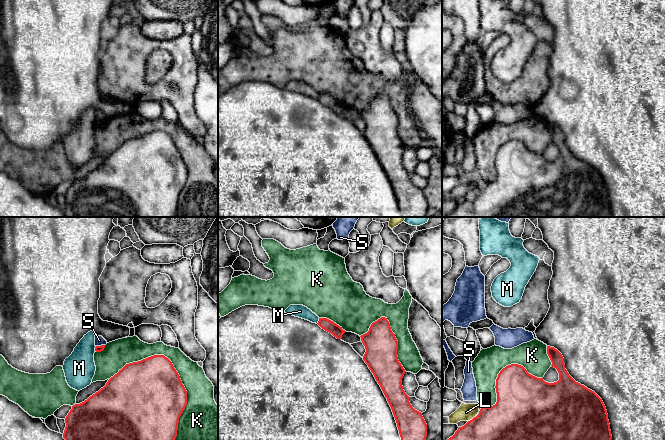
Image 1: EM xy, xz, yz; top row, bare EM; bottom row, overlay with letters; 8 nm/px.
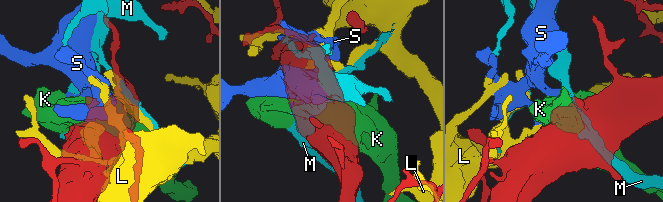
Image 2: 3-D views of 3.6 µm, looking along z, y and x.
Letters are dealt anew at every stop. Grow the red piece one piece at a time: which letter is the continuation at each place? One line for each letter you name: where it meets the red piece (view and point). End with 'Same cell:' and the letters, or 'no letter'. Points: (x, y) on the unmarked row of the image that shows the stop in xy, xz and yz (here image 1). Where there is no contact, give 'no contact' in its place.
Same cell: no letter

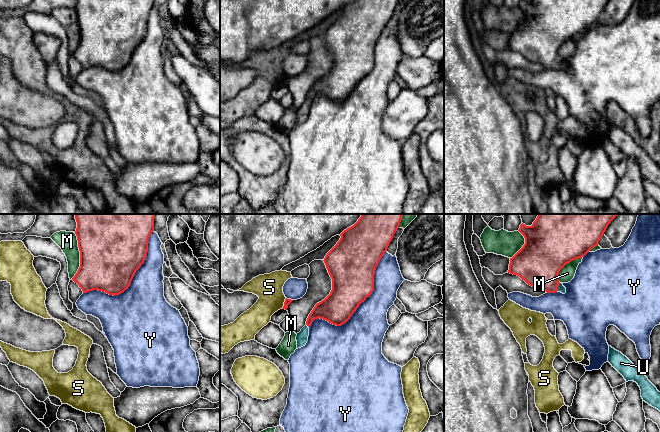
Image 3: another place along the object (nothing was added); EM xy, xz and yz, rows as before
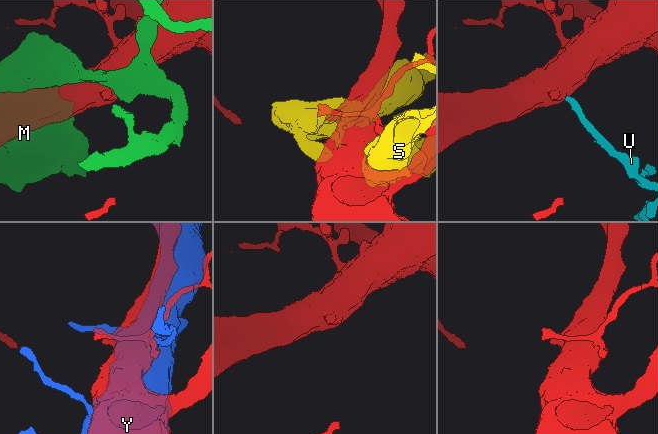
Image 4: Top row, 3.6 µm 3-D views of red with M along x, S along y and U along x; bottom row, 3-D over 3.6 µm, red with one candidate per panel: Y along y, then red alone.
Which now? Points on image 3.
U: yz (557, 63)
Same cell: U

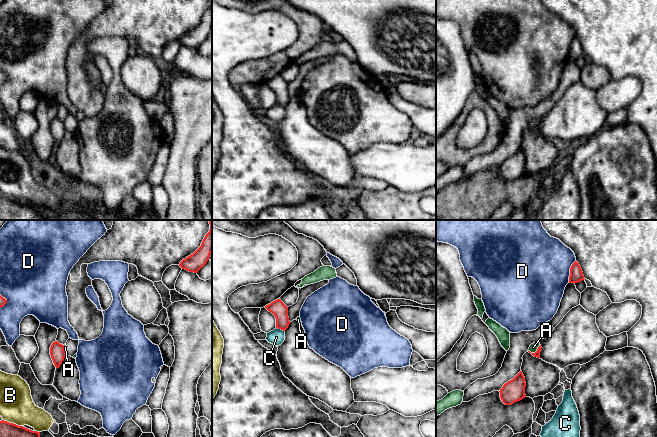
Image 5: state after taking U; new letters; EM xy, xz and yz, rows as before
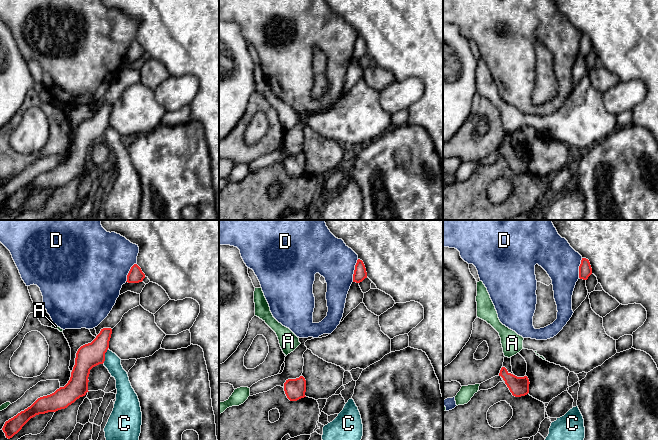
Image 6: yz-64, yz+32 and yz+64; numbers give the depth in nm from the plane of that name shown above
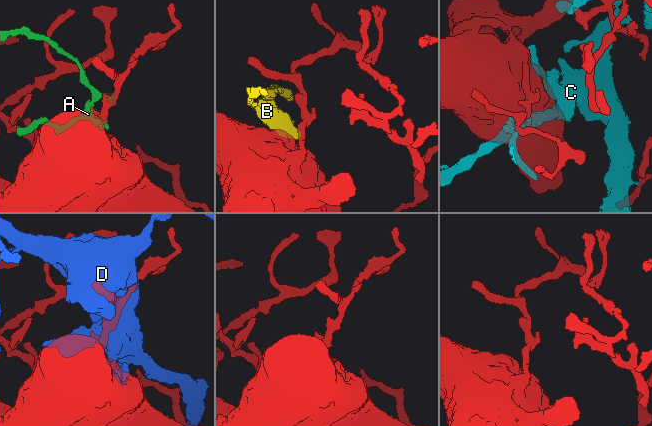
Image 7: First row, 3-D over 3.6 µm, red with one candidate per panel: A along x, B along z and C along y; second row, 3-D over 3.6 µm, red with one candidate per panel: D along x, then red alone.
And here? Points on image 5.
Same cell: no letter

